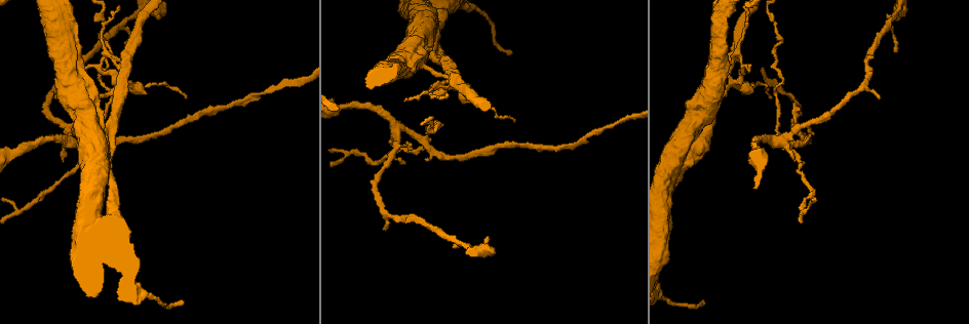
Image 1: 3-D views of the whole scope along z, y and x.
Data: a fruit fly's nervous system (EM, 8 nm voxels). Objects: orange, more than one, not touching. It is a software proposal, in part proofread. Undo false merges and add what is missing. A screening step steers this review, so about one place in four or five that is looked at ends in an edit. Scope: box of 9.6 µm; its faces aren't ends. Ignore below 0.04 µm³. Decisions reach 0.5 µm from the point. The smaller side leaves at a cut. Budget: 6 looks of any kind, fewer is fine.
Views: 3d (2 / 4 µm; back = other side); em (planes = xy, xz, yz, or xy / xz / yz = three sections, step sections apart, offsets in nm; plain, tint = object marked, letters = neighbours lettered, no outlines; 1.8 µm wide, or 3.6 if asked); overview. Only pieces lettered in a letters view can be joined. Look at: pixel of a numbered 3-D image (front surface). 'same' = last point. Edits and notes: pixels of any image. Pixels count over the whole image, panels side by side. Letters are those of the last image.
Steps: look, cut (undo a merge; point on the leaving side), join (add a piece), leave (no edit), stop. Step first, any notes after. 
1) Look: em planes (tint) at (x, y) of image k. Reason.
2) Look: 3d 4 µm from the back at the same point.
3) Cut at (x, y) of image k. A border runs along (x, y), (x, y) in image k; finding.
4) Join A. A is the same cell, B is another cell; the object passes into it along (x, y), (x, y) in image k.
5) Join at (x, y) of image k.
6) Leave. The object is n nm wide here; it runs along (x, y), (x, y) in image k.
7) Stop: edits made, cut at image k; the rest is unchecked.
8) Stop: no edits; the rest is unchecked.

Look: em 3.6 µm planes (tint) at (693, 142) of image 1. Three arms meet.

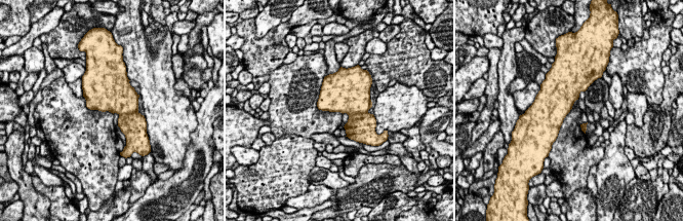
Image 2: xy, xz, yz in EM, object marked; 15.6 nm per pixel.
Look: em 3.6 µm planes (letters) at the same point.

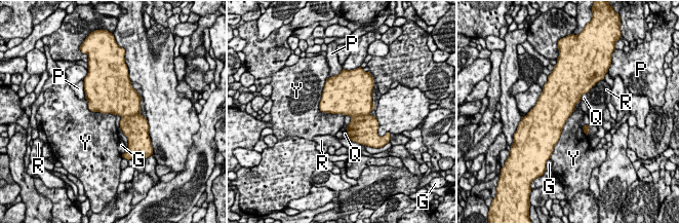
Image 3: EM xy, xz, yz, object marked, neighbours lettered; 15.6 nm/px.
Cut at (135, 127) of image 3. The object is 280 nm wide here; G, P, Q, R and Y are other cells; a border runs along (140, 112), (121, 117) in image 3; two cells meet here.

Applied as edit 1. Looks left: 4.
Look: em xz step 8 (tint) at (53, 97) of image 1. An open end.

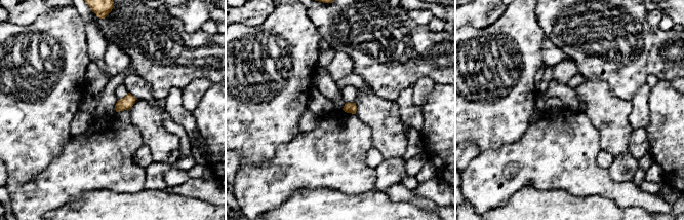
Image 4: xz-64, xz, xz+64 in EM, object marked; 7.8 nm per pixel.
Look: em planes (letters) at the same point.

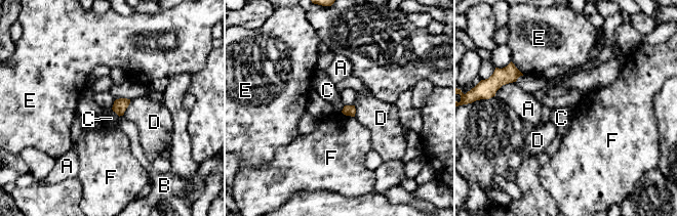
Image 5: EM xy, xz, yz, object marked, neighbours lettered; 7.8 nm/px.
Leave. A, B, C, D, E and F are other cells; a border runs along (111, 109), (119, 116) in image 5; none of them fits.

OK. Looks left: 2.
Stop: edits made, cut at image 3; the rest is unchecked.

